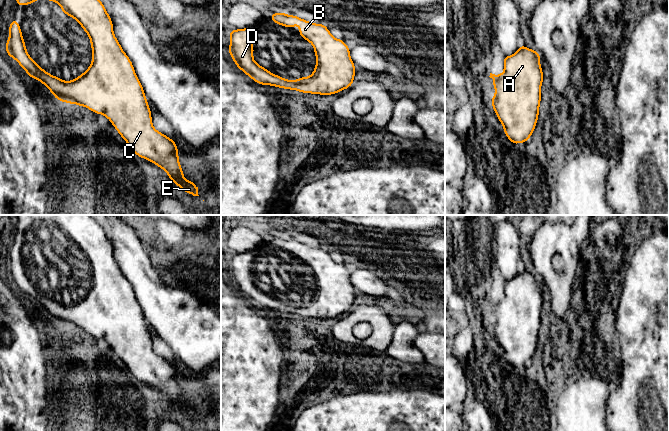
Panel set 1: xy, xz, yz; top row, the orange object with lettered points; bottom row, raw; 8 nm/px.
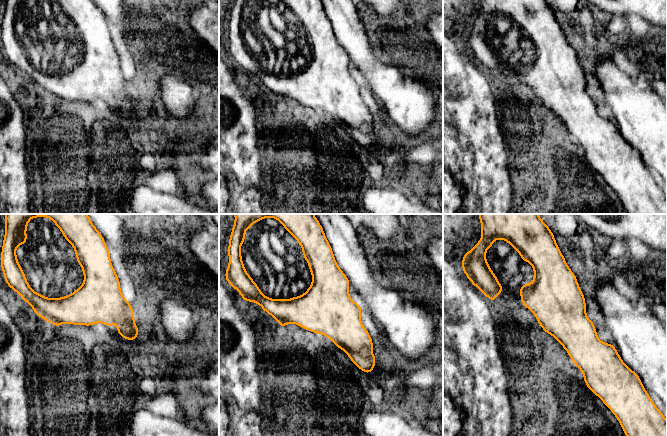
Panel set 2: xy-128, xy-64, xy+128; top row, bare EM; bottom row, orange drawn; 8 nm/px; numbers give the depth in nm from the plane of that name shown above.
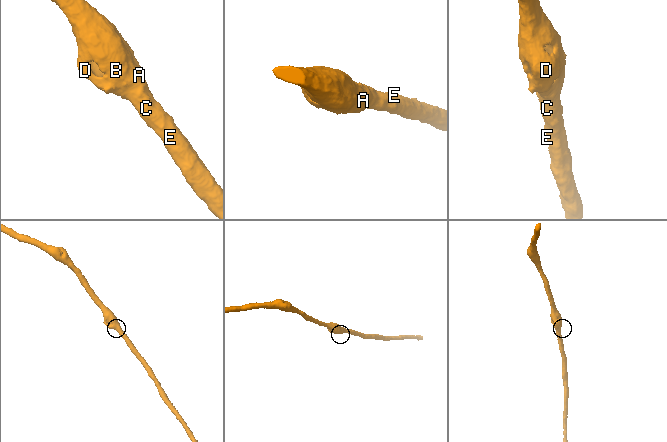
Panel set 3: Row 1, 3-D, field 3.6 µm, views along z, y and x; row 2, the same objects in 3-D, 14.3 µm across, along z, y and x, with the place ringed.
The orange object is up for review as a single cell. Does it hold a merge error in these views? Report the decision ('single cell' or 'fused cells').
single cell

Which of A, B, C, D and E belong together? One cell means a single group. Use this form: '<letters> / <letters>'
A B C D E

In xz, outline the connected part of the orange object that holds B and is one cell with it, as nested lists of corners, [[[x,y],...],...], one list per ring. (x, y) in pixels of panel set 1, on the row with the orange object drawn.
[[[284,12],[273,13],[270,20],[278,25],[293,28],[299,24],[299,35],[314,47],[316,66],[309,77],[297,80],[284,79],[271,73],[253,59],[252,40],[255,31],[252,27],[232,29],[229,32],[228,53],[236,66],[259,85],[270,85],[302,93],[333,95],[348,89],[354,83],[357,71],[350,57],[350,48],[344,40],[332,36],[325,24],[315,24],[296,15]]]

